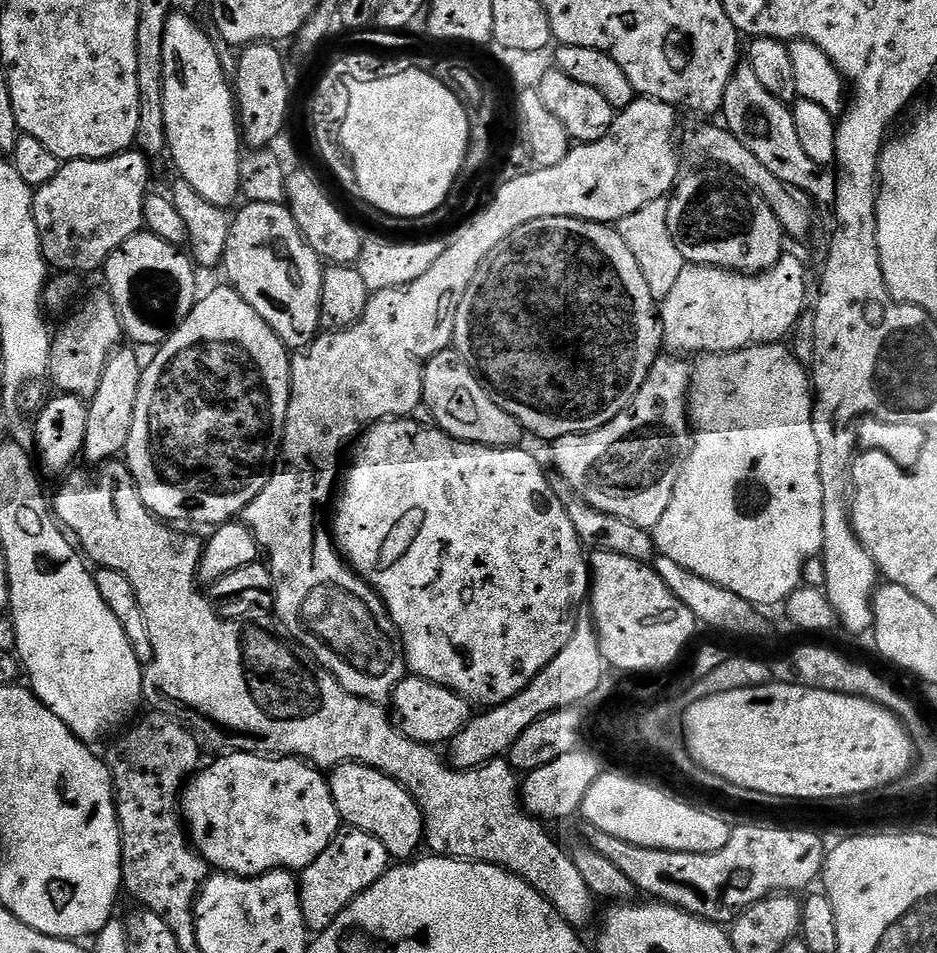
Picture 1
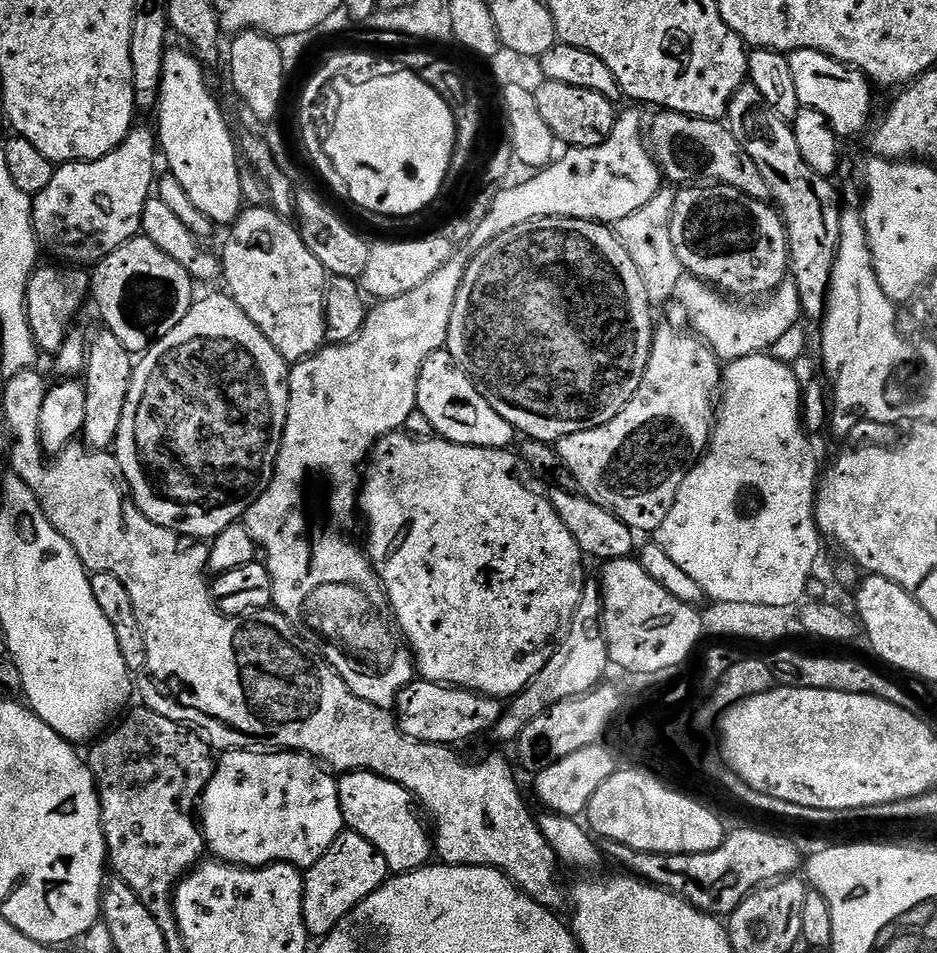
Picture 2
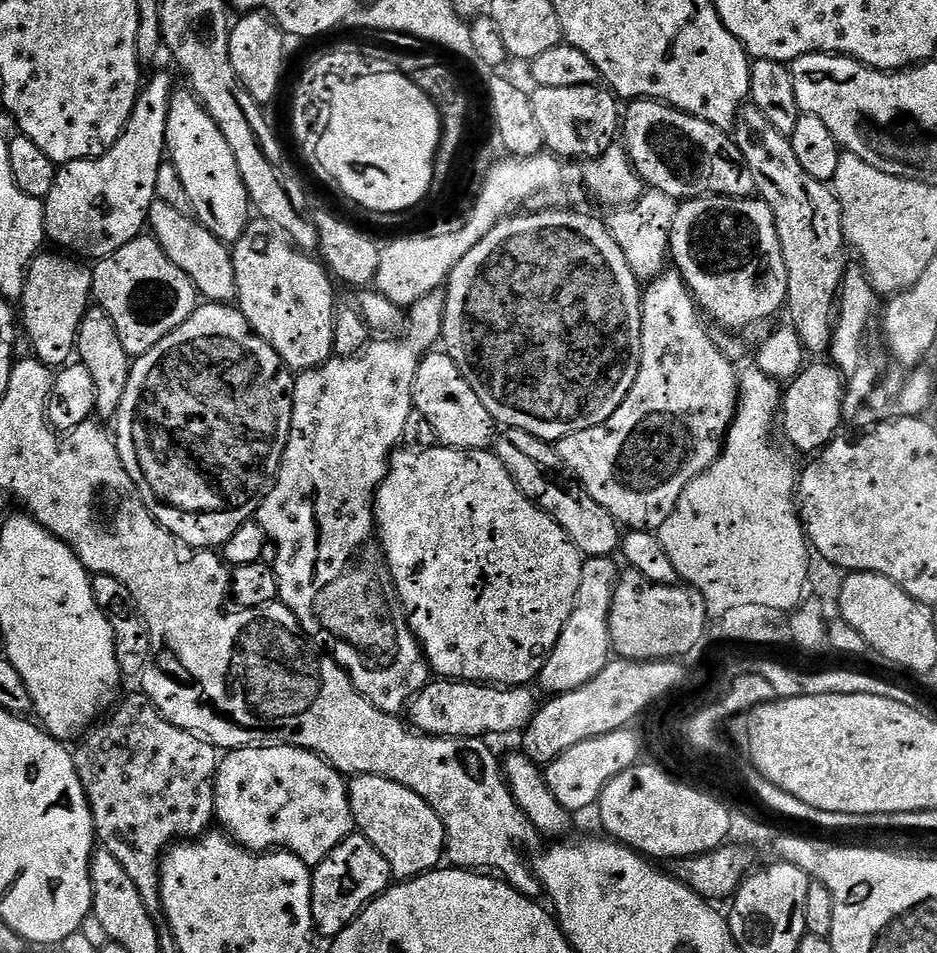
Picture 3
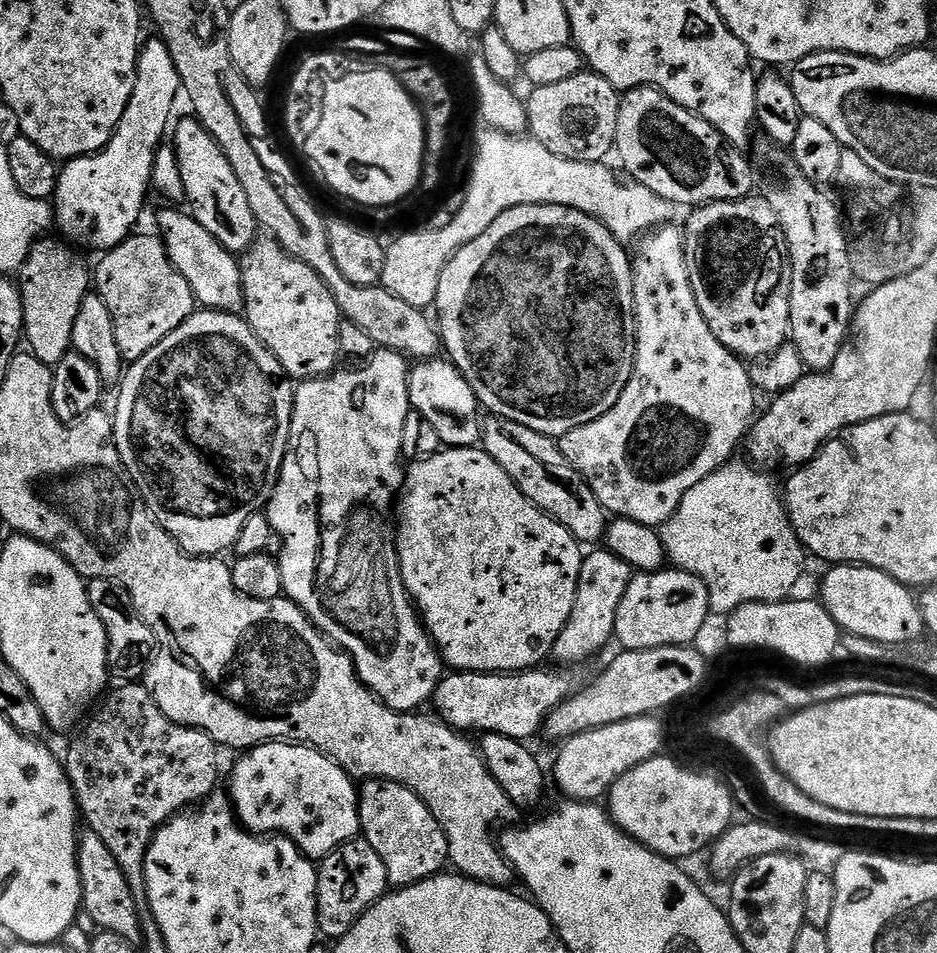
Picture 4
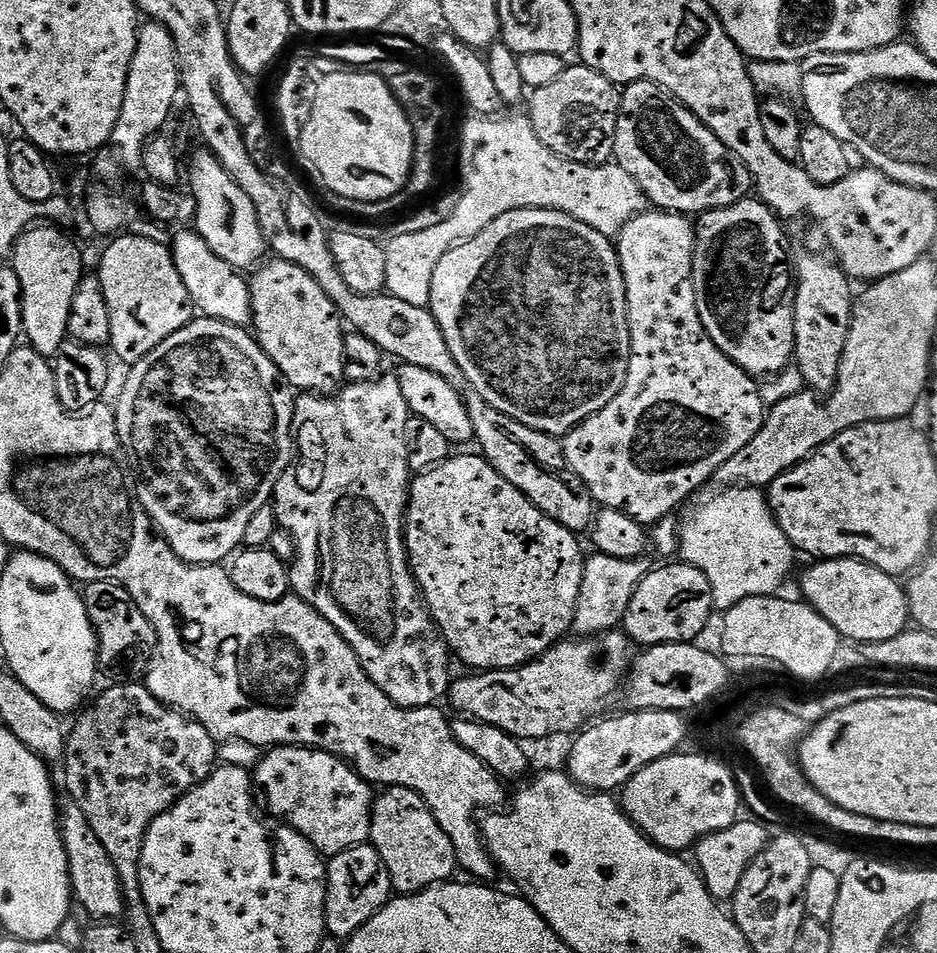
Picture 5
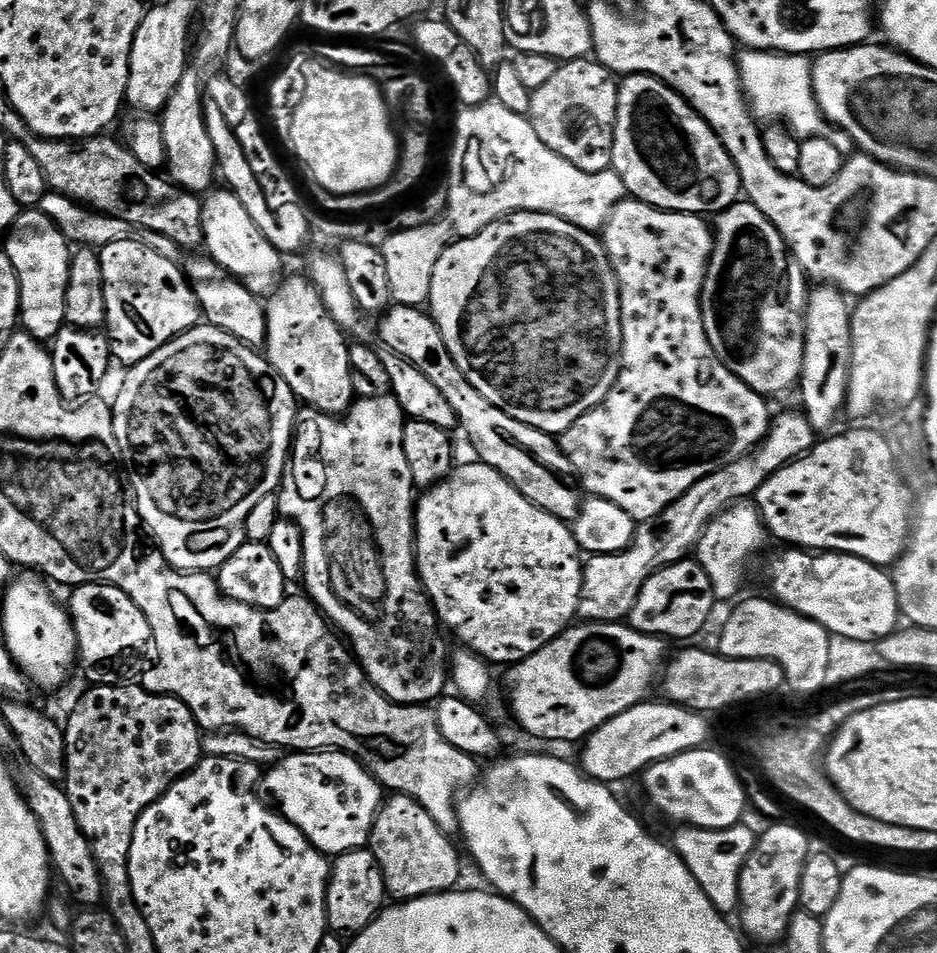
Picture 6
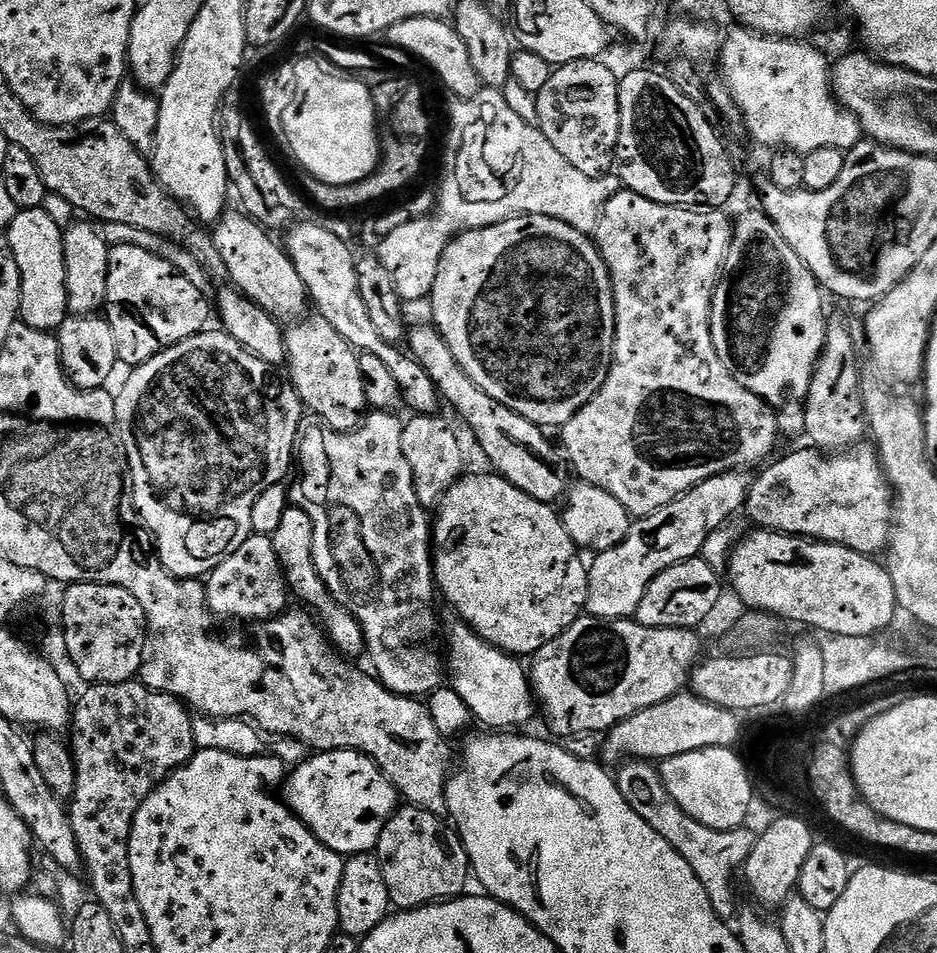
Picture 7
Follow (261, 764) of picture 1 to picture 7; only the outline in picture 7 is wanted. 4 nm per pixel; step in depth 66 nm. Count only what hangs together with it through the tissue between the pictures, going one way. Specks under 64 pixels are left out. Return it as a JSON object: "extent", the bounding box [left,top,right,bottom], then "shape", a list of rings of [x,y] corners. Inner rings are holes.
{"extent":[282,748,398,858],"shape":[[[343,748],[337,752],[317,751],[295,765],[287,773],[282,785],[282,796],[293,814],[325,846],[345,858],[375,853],[382,830],[398,807],[396,787],[388,781],[386,774],[382,774],[382,770],[369,756],[364,756],[361,752],[355,752],[349,748]]]}

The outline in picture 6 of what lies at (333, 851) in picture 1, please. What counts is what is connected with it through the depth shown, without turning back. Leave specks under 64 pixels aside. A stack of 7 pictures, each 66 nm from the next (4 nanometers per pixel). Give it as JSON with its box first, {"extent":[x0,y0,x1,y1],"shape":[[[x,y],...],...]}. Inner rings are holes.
{"extent":[327,848,385,933],"shape":[[[368,848],[344,852],[335,857],[327,885],[328,926],[333,933],[360,932],[385,907],[384,875],[378,866],[378,858],[374,858],[374,854]]]}

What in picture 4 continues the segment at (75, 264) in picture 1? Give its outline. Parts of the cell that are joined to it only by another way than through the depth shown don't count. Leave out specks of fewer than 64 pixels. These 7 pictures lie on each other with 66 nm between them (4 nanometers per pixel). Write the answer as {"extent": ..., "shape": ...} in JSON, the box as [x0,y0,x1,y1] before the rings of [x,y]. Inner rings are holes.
{"extent":[54,38,181,254],"shape":[[[159,38],[145,39],[140,55],[136,58],[134,94],[130,94],[130,102],[126,102],[126,110],[122,110],[122,118],[110,142],[100,152],[93,152],[91,156],[78,156],[60,168],[54,197],[54,224],[60,227],[59,235],[67,243],[80,250],[93,248],[96,254],[103,254],[133,235],[135,228],[132,227],[139,222],[144,212],[144,199],[152,188],[156,151],[165,143],[164,135],[167,132],[169,135],[173,123],[172,107],[176,104],[176,95],[179,97],[181,92],[180,75],[174,66],[174,58],[170,58],[170,50],[166,50],[163,40]]]}

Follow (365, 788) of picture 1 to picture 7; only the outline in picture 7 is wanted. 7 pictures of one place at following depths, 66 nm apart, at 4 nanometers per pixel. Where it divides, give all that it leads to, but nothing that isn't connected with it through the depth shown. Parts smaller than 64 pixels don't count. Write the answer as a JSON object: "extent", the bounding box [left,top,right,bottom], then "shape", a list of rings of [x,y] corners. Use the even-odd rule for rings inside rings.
{"extent":[375,806,470,910],"shape":[[[411,806],[397,807],[396,812],[386,822],[376,847],[375,855],[382,864],[382,878],[386,878],[388,903],[393,909],[407,910],[410,908],[425,908],[427,904],[435,904],[465,895],[464,888],[470,884],[470,865],[464,844],[458,838],[452,840],[444,829],[445,821],[421,808]]]}

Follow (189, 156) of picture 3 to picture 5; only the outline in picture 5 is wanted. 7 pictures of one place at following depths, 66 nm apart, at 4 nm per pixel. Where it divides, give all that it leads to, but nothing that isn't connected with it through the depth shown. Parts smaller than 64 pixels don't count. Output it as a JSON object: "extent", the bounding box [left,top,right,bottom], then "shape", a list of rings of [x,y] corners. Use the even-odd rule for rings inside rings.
{"extent":[190,150,266,270],"shape":[[[207,150],[199,151],[192,156],[190,194],[196,200],[194,228],[214,254],[222,258],[222,262],[230,262],[230,266],[238,270],[255,269],[265,259],[266,245],[254,204],[250,202],[250,198],[246,198],[246,194],[242,194],[238,182],[234,182],[234,178],[226,174],[222,162],[218,162],[215,154]]]}

